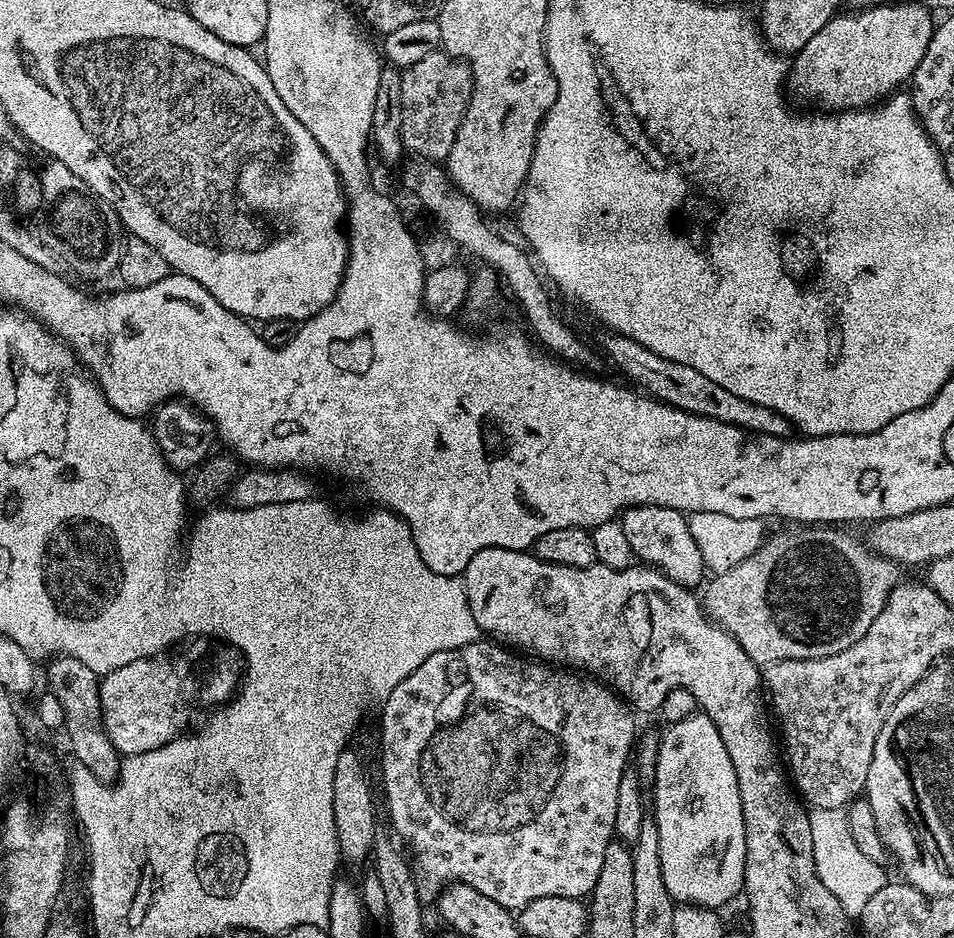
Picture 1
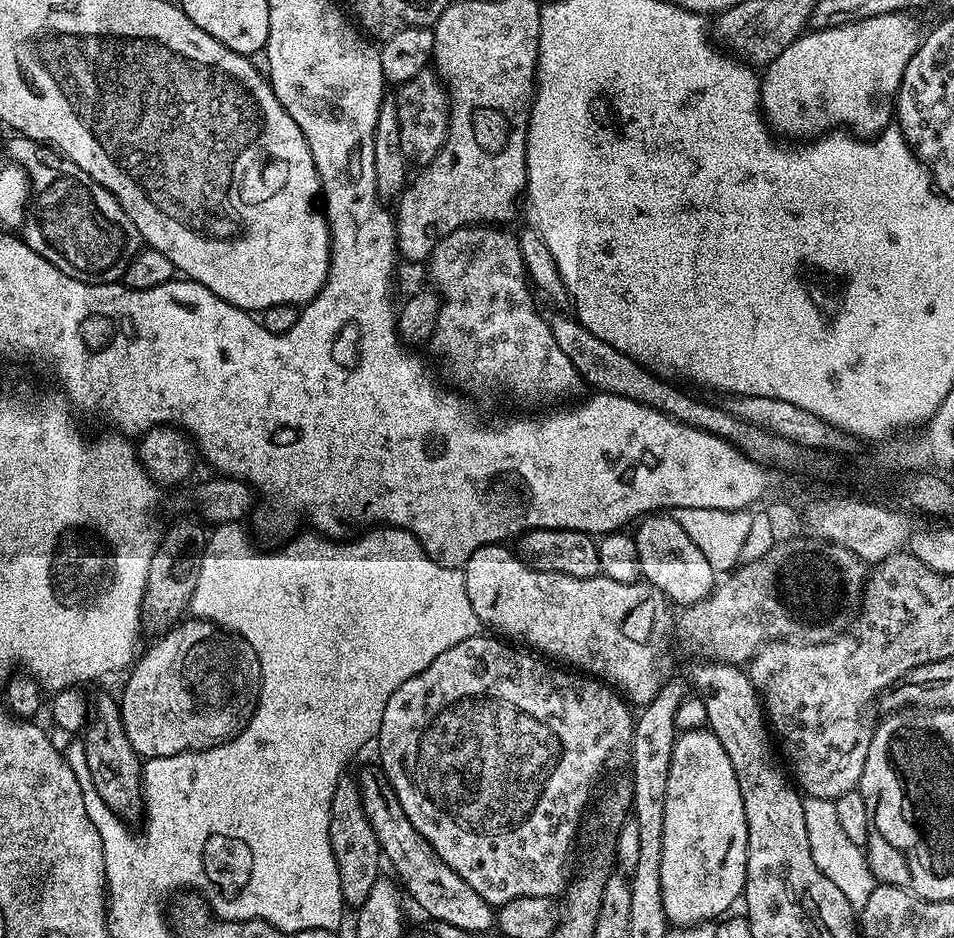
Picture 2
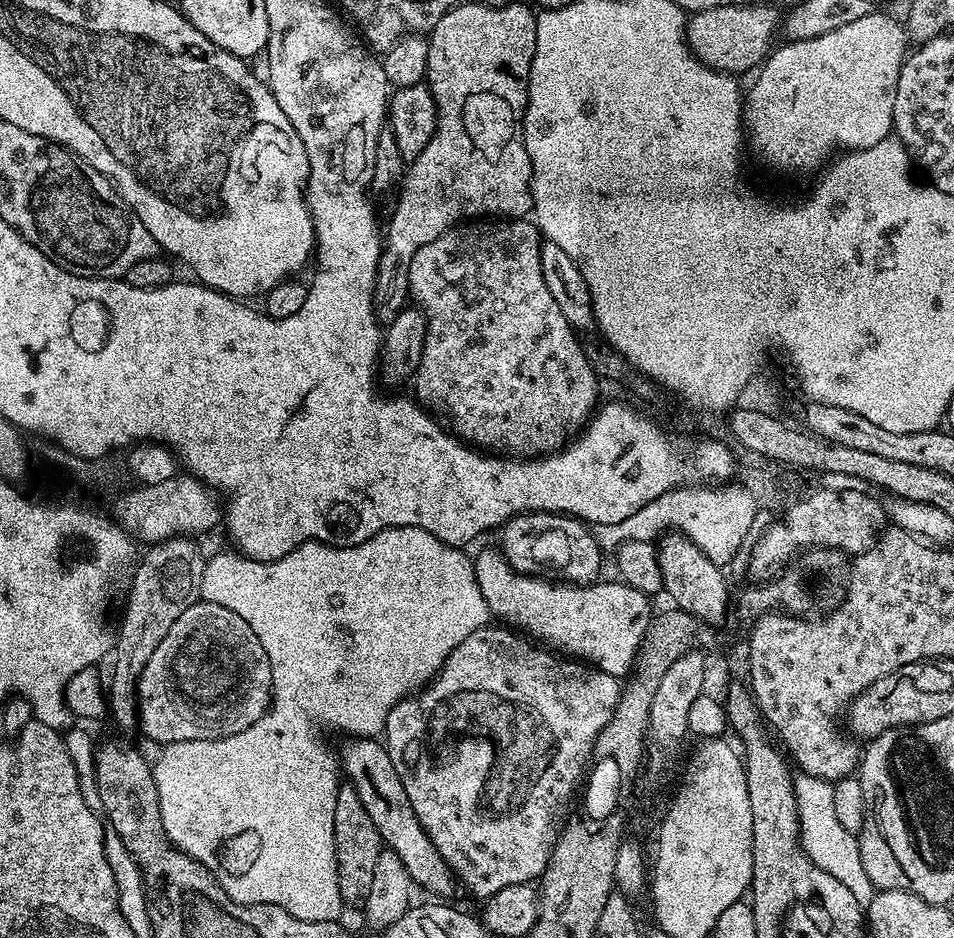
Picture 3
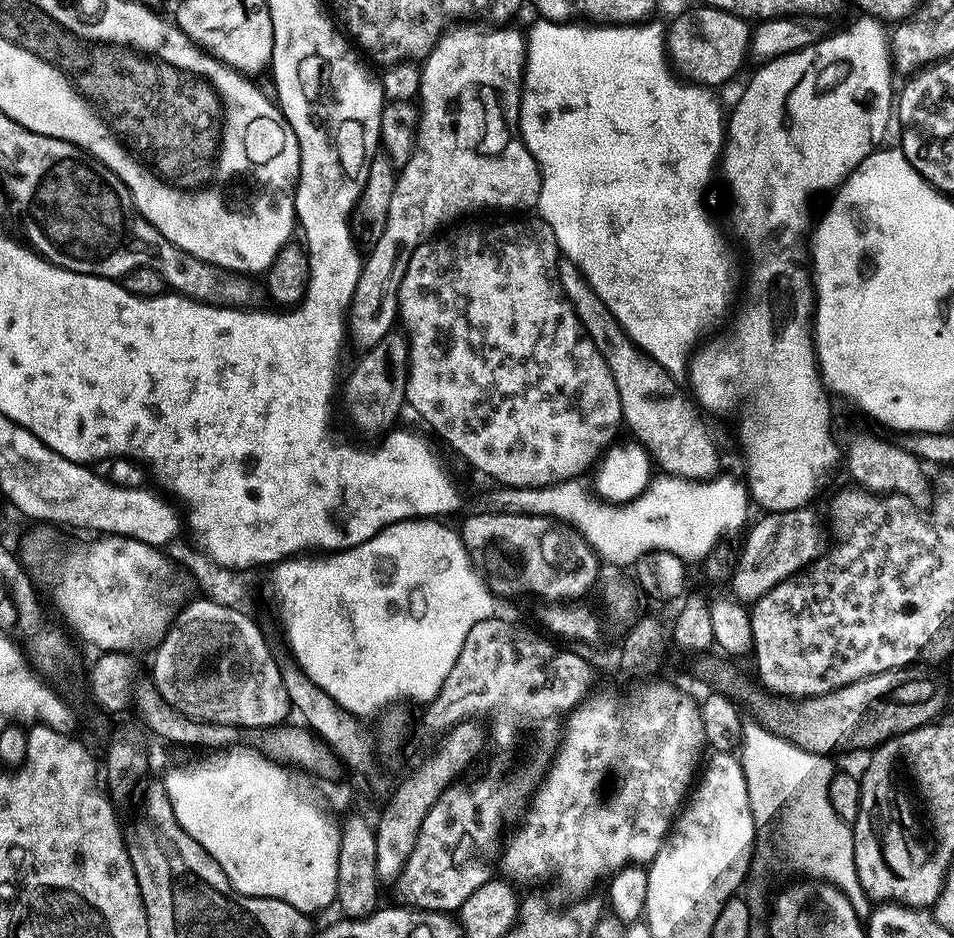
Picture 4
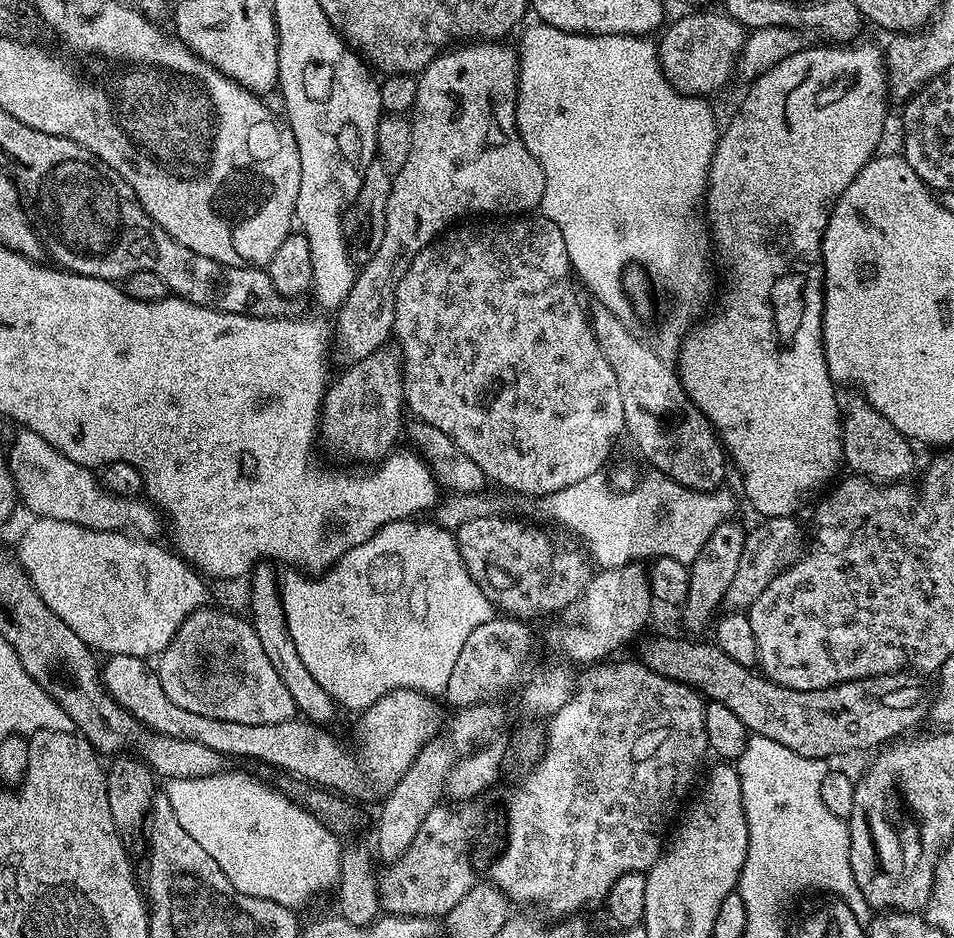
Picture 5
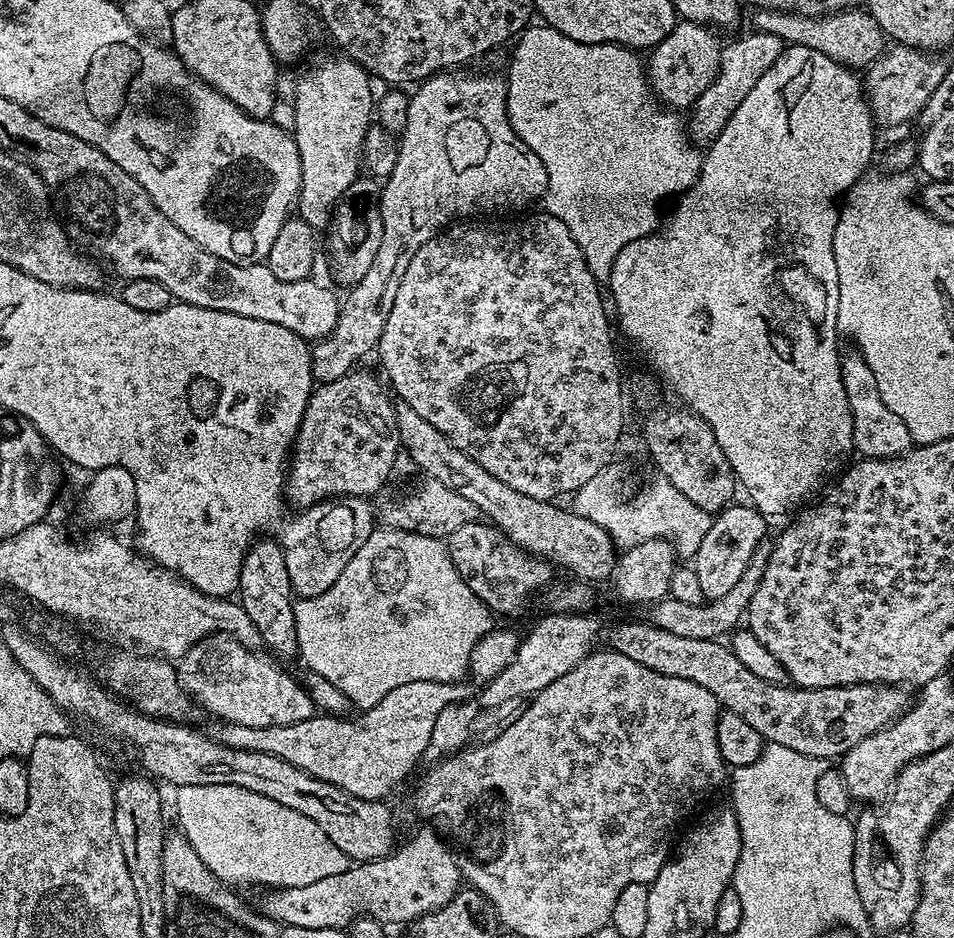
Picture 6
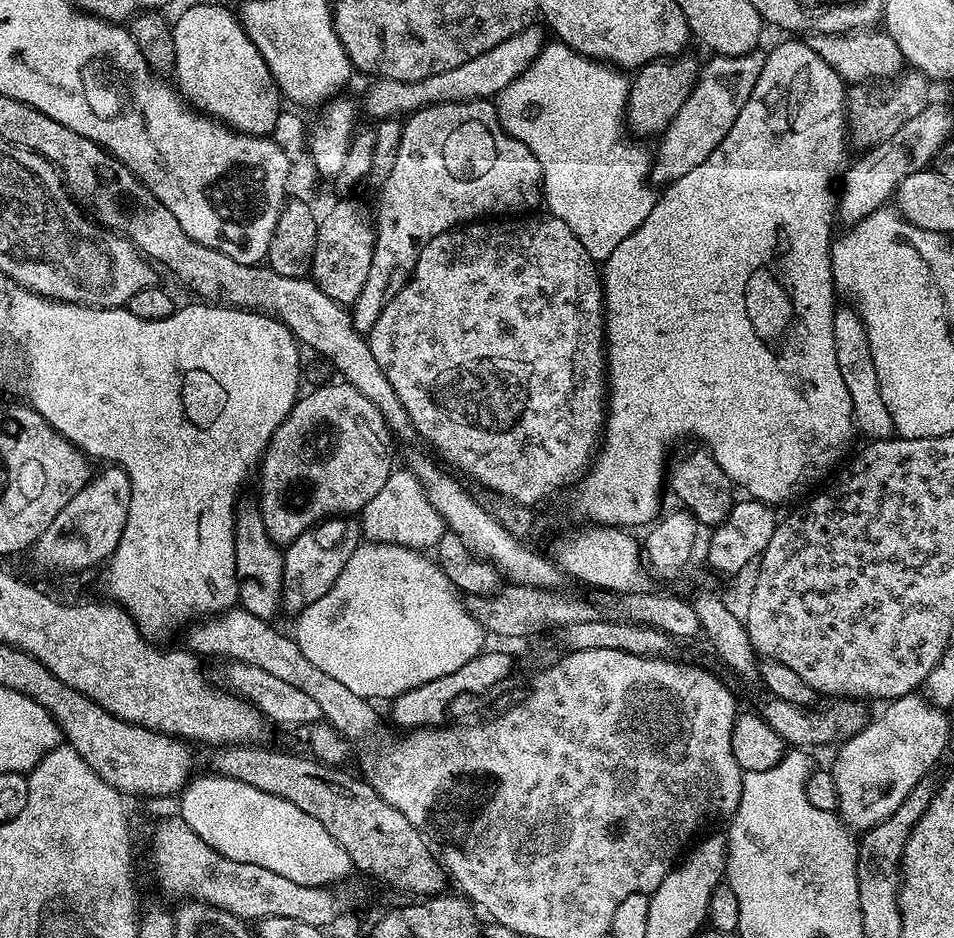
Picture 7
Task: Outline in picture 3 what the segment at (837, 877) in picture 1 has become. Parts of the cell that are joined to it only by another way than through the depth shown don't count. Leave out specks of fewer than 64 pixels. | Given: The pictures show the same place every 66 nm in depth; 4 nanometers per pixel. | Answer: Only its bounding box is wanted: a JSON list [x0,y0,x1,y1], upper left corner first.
[794,775,874,906]

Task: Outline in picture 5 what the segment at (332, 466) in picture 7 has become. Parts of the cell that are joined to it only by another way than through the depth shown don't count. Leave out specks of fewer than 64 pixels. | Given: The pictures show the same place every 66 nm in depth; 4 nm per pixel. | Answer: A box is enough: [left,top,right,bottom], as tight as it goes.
[319,346,406,462]

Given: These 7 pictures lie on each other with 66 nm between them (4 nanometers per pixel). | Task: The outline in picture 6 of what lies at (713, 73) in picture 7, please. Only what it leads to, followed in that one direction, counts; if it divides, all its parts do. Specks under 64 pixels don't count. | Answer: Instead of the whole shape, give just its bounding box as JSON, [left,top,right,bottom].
[691,30,785,142]

